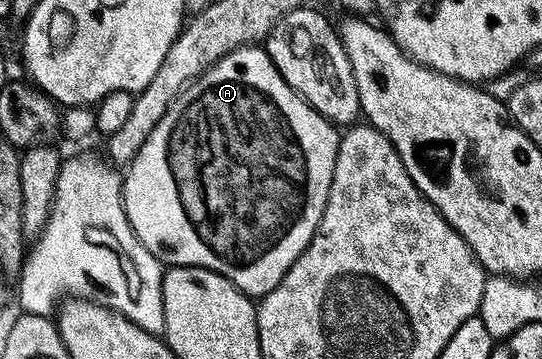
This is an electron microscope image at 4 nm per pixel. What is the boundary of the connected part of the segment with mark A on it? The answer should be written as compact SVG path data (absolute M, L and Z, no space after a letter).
M258 45L241 46L233 53L227 54L219 62L214 62L204 74L189 83L184 90L173 100L169 112L161 116L161 124L153 128L149 140L137 152L137 156L129 163L123 178L123 207L125 216L129 216L129 224L133 232L157 256L160 262L168 267L173 266L200 266L212 270L228 278L242 294L248 296L262 296L267 294L293 268L295 261L305 252L305 248L313 240L317 232L317 224L325 212L325 204L329 196L329 188L333 180L333 168L337 160L340 131L334 122L325 120L321 112L317 112L306 100L301 97L277 72L273 60L269 60L266 49Z

